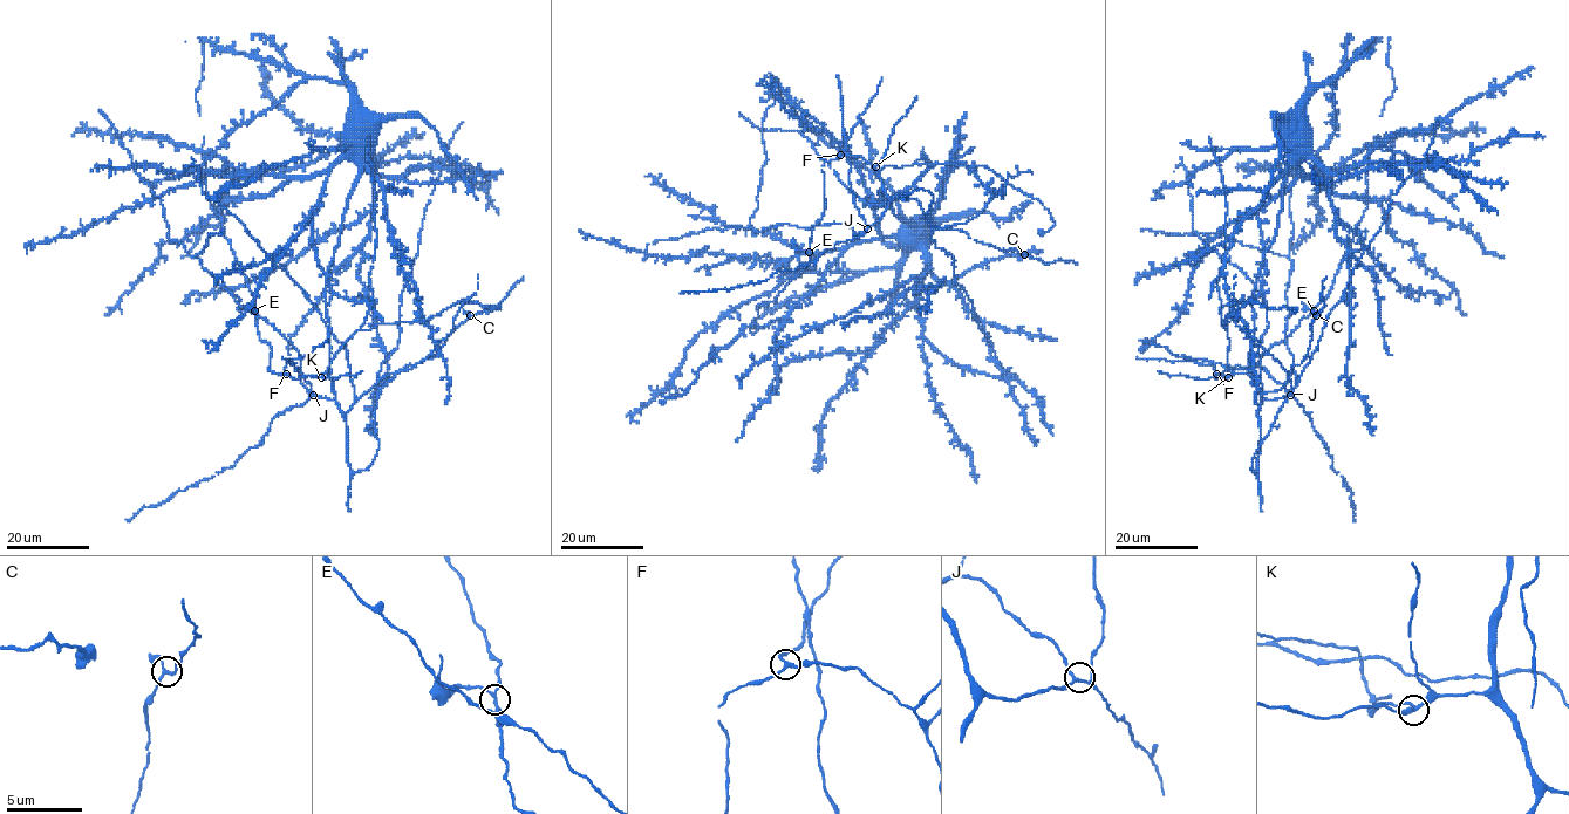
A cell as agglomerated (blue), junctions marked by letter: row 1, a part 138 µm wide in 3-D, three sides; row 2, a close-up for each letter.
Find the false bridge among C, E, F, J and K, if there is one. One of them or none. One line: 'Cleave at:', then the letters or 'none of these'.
Cleave at: E

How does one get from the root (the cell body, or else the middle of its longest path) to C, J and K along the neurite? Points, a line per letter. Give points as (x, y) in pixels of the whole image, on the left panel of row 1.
C: (363, 129), (359, 123), (359, 179), (325, 284), (339, 408), (346, 414), (383, 377), (432, 358), (470, 315)
J: (363, 129), (359, 123), (359, 179), (325, 284), (329, 377), (335, 397), (313, 395)
K: (363, 129), (359, 123), (359, 179), (347, 203), (325, 284), (329, 370), (321, 377)

